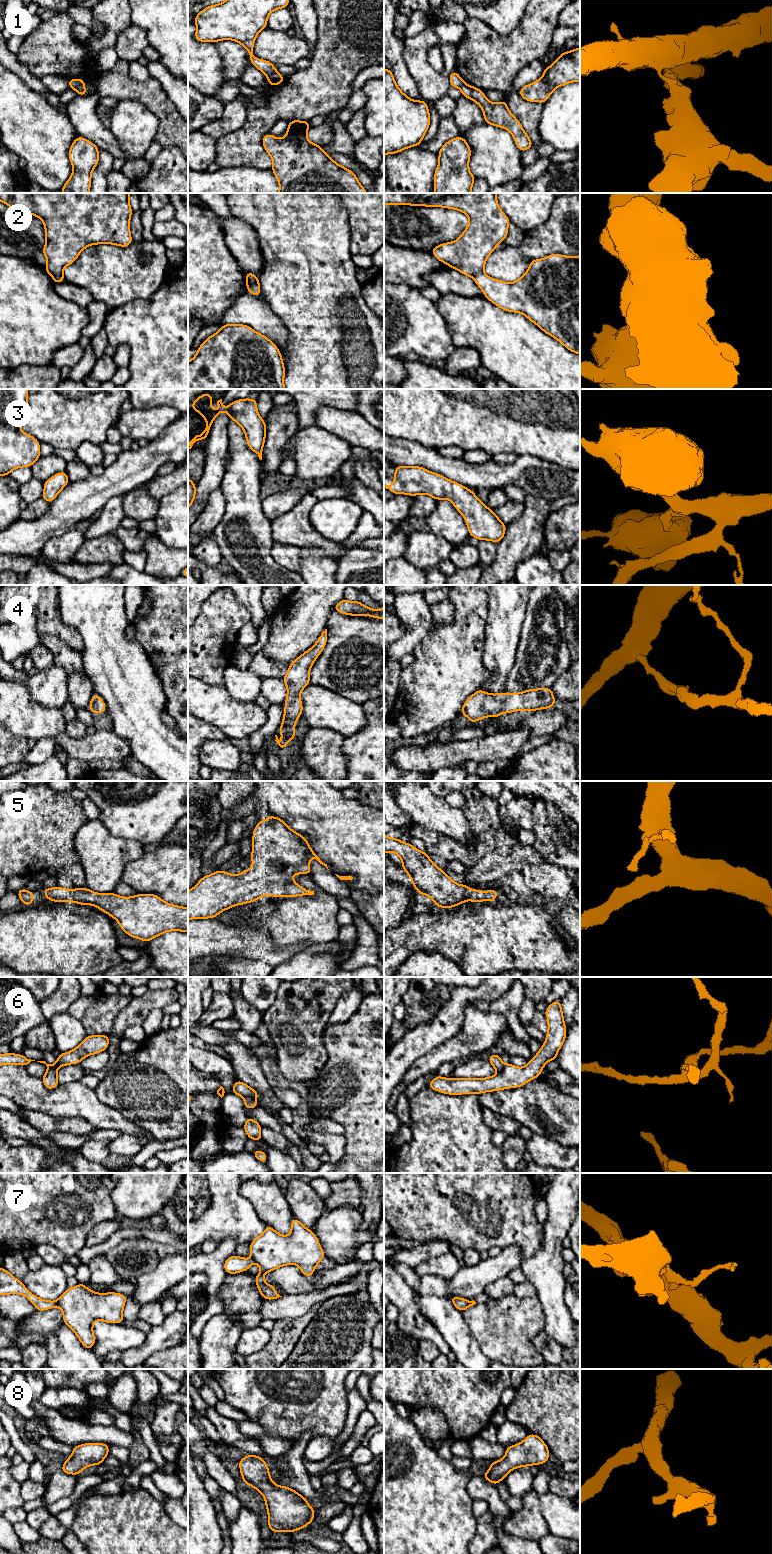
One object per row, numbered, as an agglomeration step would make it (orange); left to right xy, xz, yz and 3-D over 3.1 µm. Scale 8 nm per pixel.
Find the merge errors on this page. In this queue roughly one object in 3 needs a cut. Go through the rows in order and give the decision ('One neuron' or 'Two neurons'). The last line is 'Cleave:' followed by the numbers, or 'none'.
1: Two neurons
2: Two neurons
3: One neuron
4: One neuron
5: One neuron
6: Two neurons
7: Two neurons
8: One neuron
Cleave: 1, 2, 6, 7

